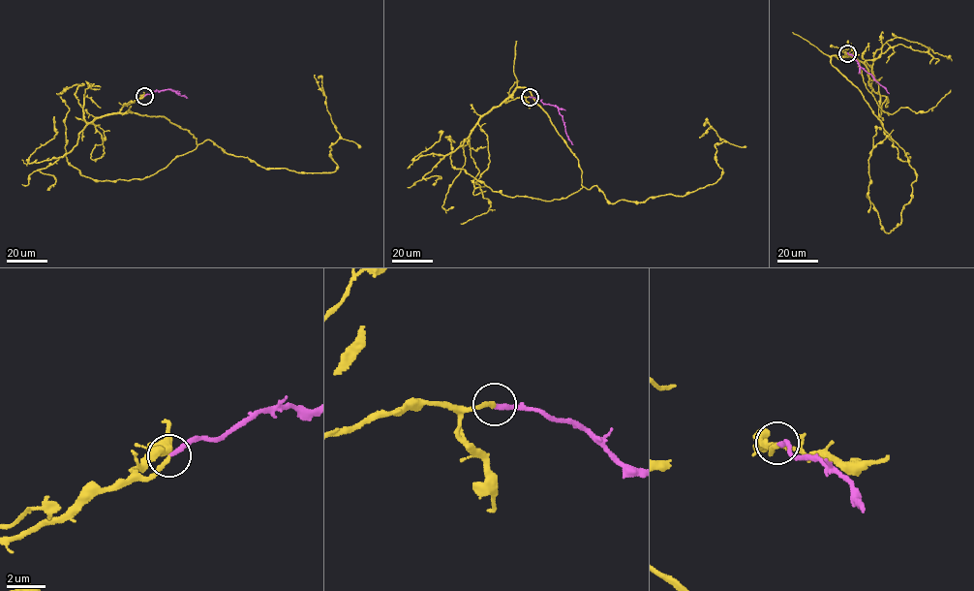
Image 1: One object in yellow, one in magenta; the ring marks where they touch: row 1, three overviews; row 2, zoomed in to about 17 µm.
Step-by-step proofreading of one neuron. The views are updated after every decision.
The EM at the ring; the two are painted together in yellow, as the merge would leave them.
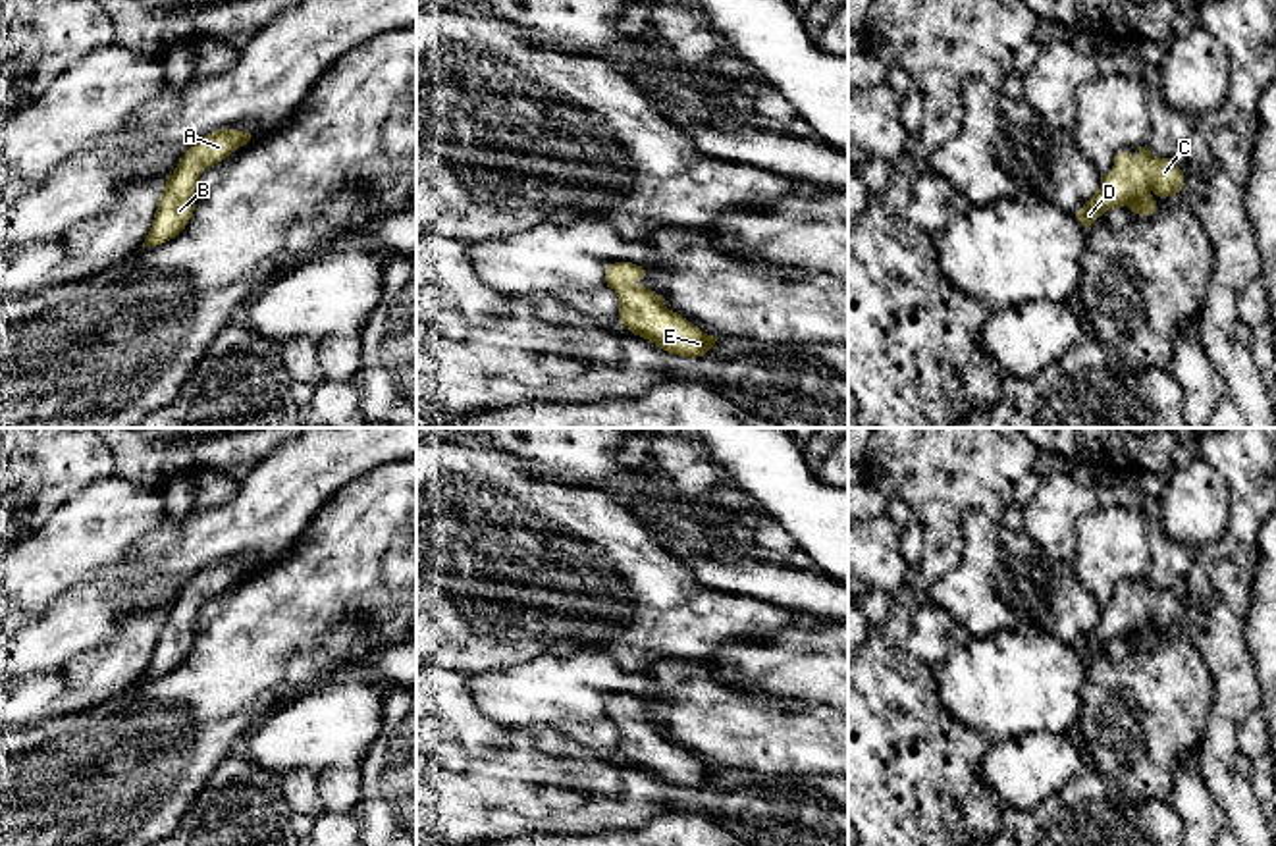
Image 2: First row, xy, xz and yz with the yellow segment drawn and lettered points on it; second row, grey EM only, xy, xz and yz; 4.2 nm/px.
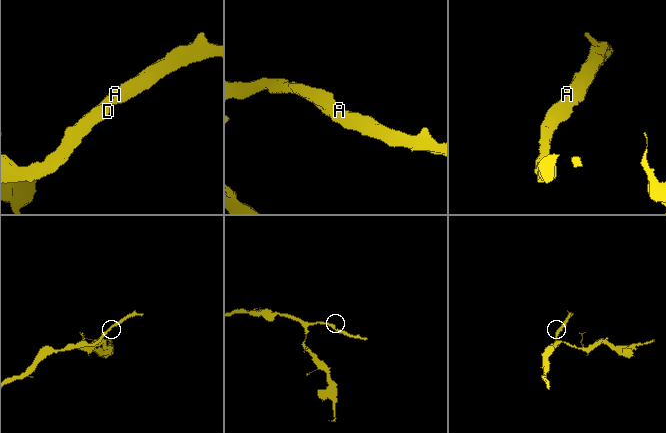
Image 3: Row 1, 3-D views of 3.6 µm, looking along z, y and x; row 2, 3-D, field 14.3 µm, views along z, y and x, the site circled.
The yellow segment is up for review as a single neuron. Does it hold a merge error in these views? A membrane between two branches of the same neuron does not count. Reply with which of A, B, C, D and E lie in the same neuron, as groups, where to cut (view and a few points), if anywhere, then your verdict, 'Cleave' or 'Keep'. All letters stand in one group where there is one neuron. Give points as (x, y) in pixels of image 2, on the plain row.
Groups: A B C D E. No split. Keep

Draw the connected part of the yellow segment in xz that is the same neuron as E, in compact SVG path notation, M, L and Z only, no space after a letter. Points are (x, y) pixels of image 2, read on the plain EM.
M615 694L605 700L605 713L619 728L619 753L669 786L704 788L719 769L704 765L680 746L669 742L655 723L638 719L646 701L632 694Z

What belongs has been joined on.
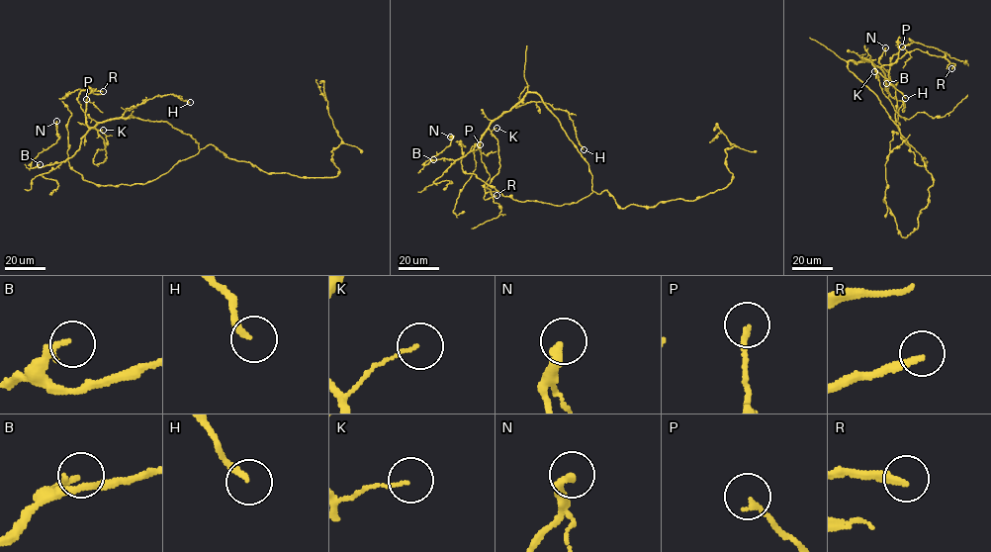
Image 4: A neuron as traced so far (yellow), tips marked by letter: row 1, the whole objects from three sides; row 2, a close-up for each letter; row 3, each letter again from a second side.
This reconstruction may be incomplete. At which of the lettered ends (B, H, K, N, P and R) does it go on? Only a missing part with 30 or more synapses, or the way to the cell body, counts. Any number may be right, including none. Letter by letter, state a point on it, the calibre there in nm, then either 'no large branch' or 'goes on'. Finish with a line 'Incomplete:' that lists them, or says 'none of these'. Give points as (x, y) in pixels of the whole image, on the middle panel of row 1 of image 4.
B: at (433, 159); 180 nm thick; no large branch
H: at (584, 149); 190 nm thick; no large branch
K: at (496, 128); 80 nm thick; no large branch
N: at (450, 137); 300 nm thick; no large branch
P: at (480, 144); 160 nm thick; no large branch
R: at (496, 195); 240 nm thick; no large branch
Incomplete: none of these

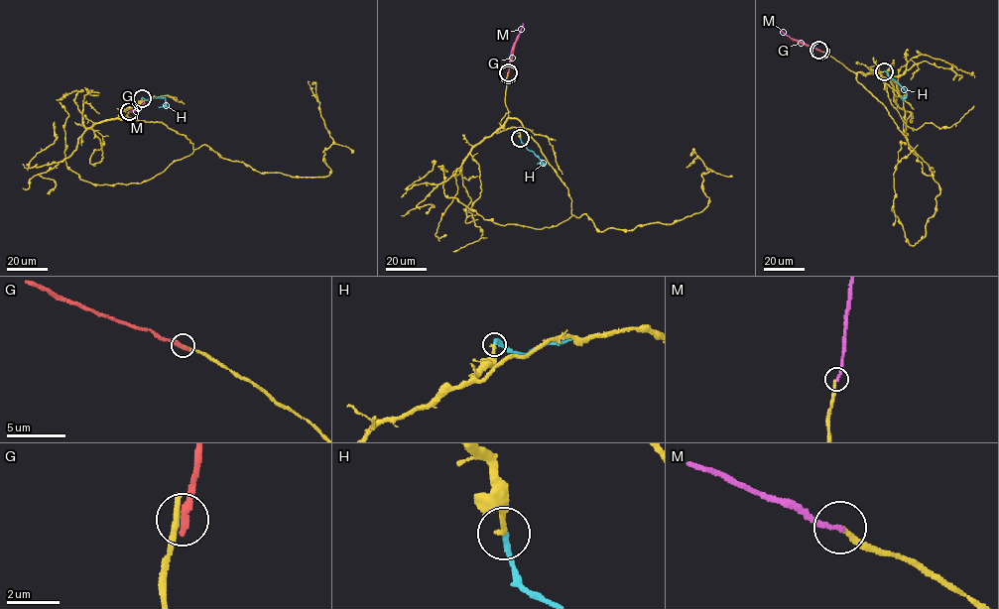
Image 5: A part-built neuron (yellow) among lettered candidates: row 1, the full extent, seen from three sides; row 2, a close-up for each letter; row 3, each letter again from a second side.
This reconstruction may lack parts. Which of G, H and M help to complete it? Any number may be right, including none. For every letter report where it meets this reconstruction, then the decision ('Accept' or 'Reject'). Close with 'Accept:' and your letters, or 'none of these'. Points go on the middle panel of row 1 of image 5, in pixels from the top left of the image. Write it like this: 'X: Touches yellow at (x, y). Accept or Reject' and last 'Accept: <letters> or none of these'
G: Touches yellow at (508, 74). Reject
H: Touches yellow at (520, 138). Accept
M: Touches yellow at (508, 72). Reject
Accept: H

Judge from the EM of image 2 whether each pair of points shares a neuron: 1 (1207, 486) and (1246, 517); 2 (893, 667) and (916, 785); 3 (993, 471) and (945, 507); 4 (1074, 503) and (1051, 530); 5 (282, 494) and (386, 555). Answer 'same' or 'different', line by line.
1: different
2: same
3: same
4: same
5: different

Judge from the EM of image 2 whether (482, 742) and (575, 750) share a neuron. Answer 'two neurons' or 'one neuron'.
two neurons

